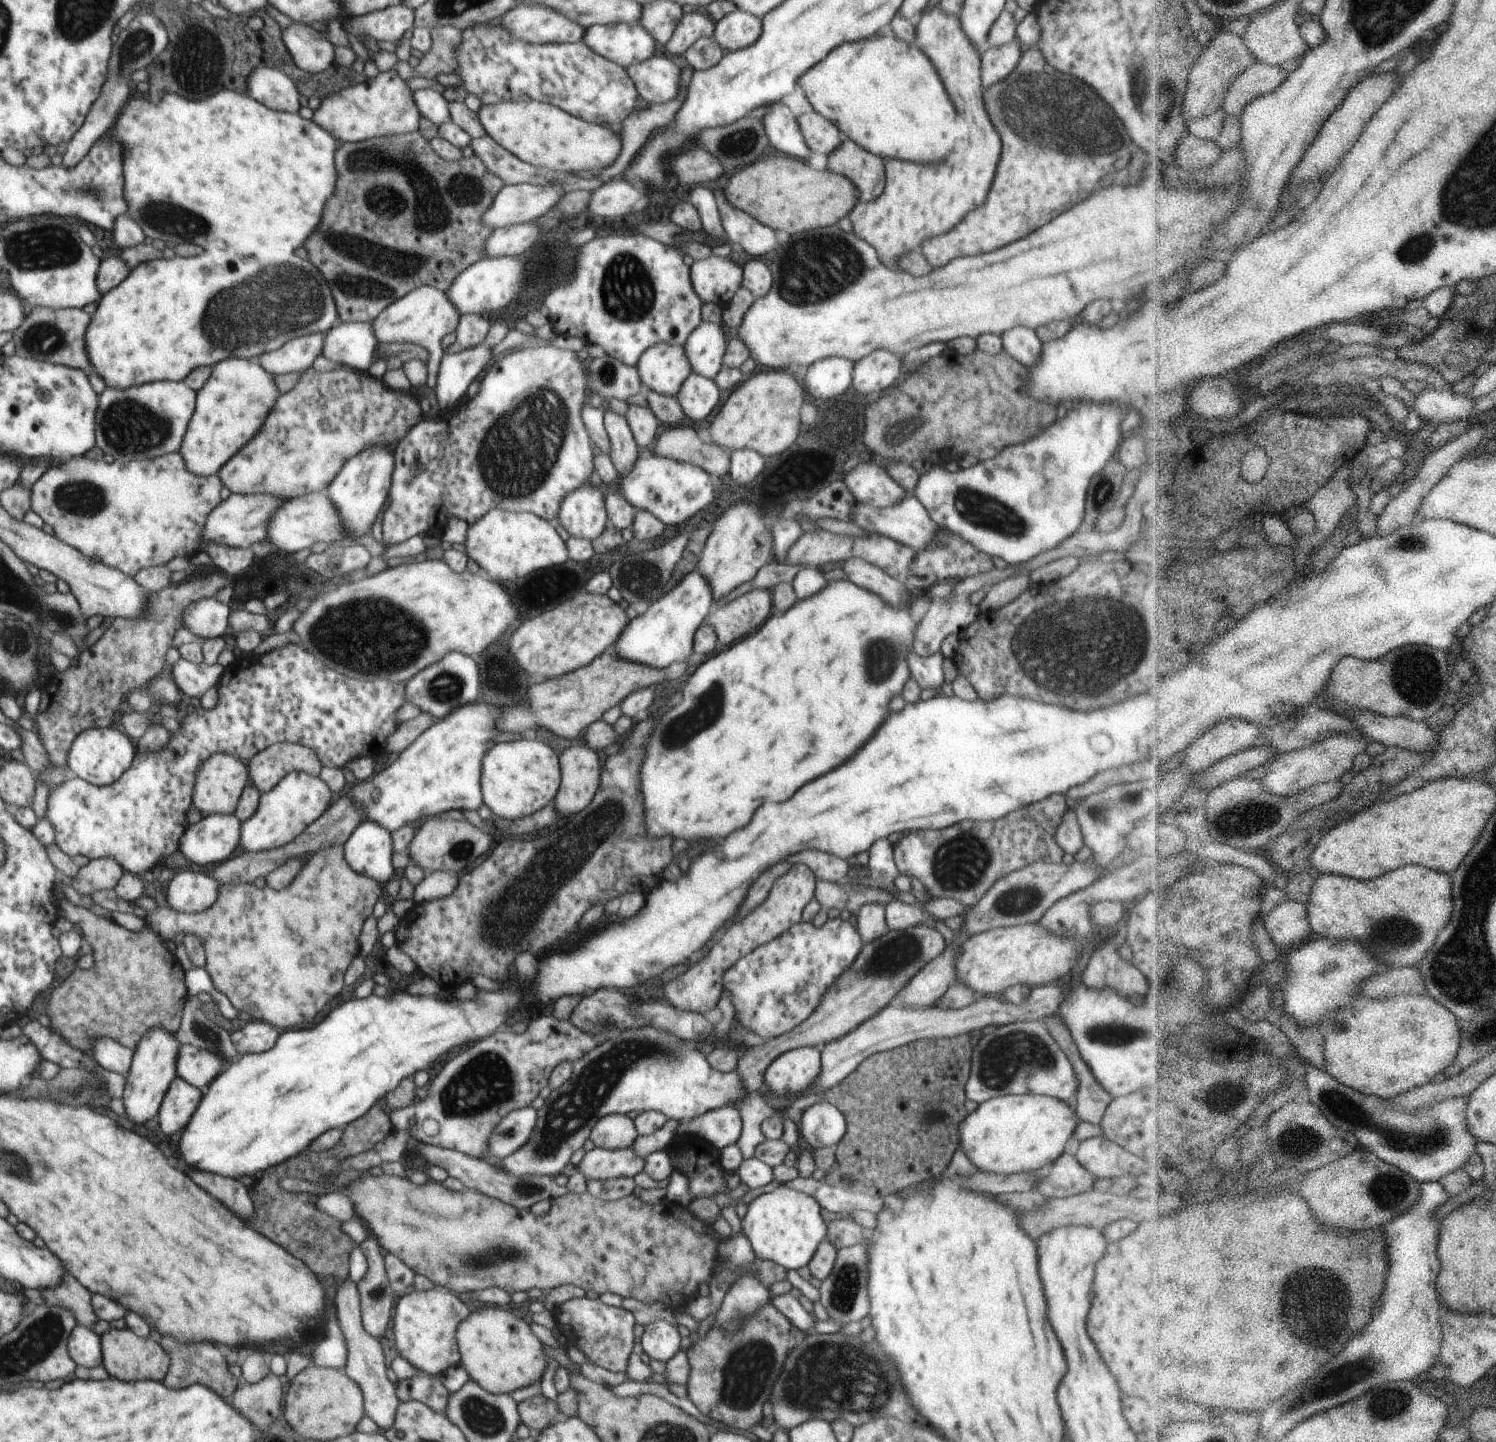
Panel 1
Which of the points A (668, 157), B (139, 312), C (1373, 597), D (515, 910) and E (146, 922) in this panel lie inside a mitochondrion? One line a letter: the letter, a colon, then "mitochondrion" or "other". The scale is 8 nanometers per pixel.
A: other
B: other
C: other
D: mitochondrion
E: other

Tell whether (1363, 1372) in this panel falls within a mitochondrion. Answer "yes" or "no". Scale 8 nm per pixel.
yes

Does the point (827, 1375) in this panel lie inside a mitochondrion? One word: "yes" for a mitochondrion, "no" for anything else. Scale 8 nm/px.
yes

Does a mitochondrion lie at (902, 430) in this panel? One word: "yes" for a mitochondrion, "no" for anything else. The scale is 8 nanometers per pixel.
yes

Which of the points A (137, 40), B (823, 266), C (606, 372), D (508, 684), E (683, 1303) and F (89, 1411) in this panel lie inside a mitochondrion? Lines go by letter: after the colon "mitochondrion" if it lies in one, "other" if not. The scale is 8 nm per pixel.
A: mitochondrion
B: mitochondrion
C: mitochondrion
D: other
E: other
F: other

